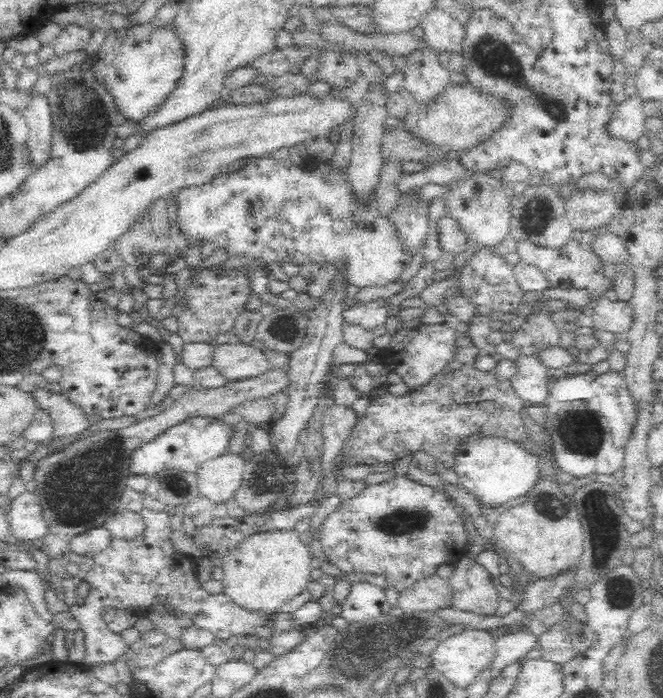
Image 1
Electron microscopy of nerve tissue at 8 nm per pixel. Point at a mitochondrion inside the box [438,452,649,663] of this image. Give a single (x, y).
(598, 506)

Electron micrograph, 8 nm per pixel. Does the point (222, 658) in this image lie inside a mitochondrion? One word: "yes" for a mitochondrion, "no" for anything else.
no

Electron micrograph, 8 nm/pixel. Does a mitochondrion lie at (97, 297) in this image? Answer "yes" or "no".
no

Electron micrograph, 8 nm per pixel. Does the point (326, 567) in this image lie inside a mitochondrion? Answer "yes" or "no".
no

